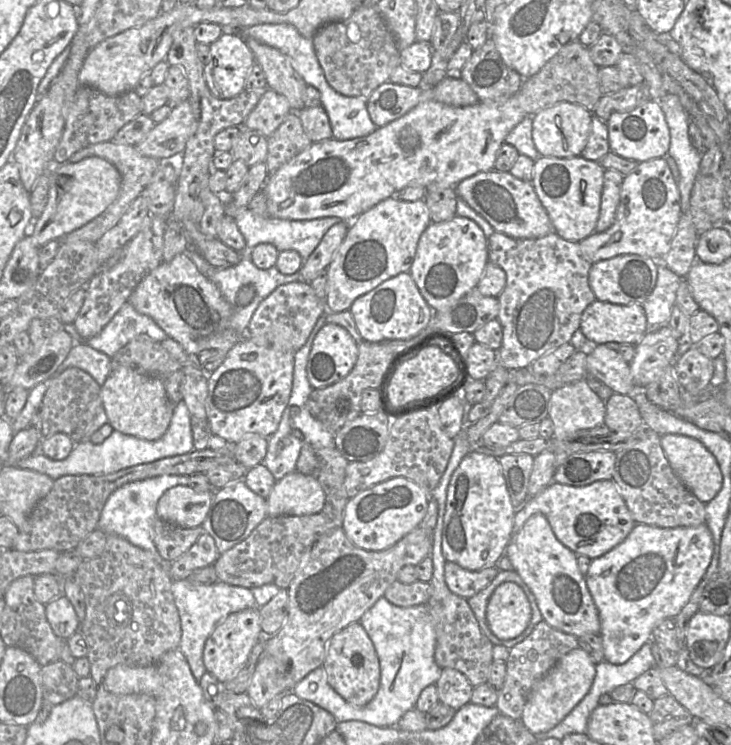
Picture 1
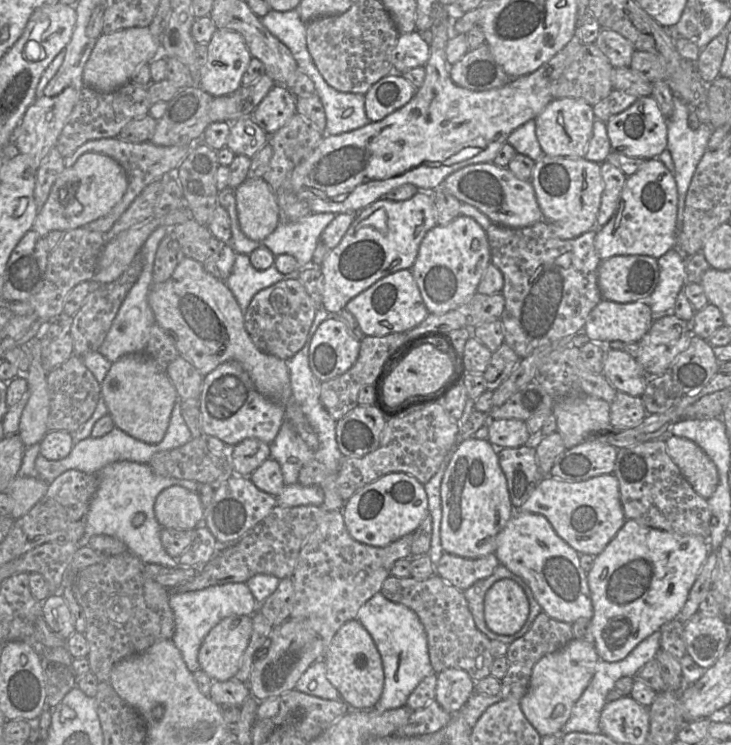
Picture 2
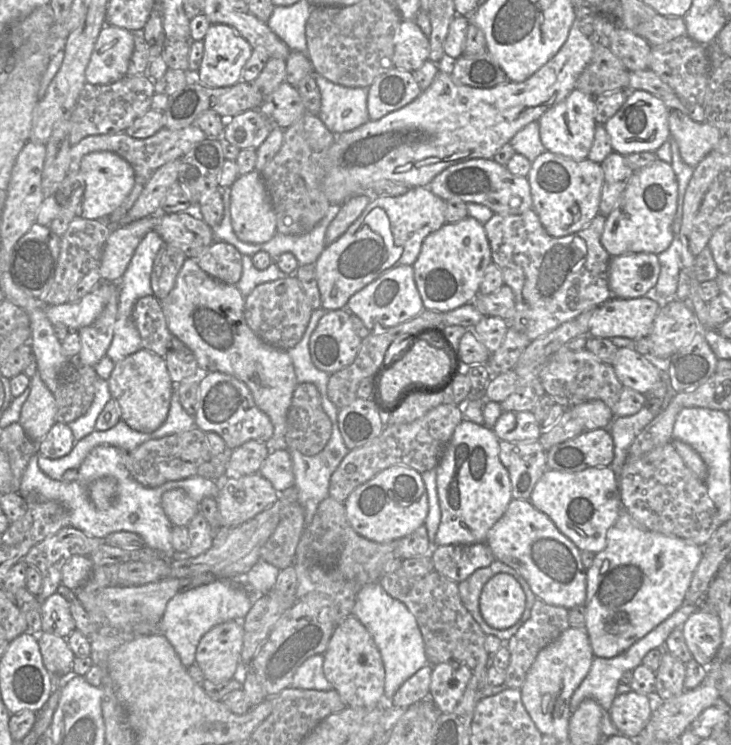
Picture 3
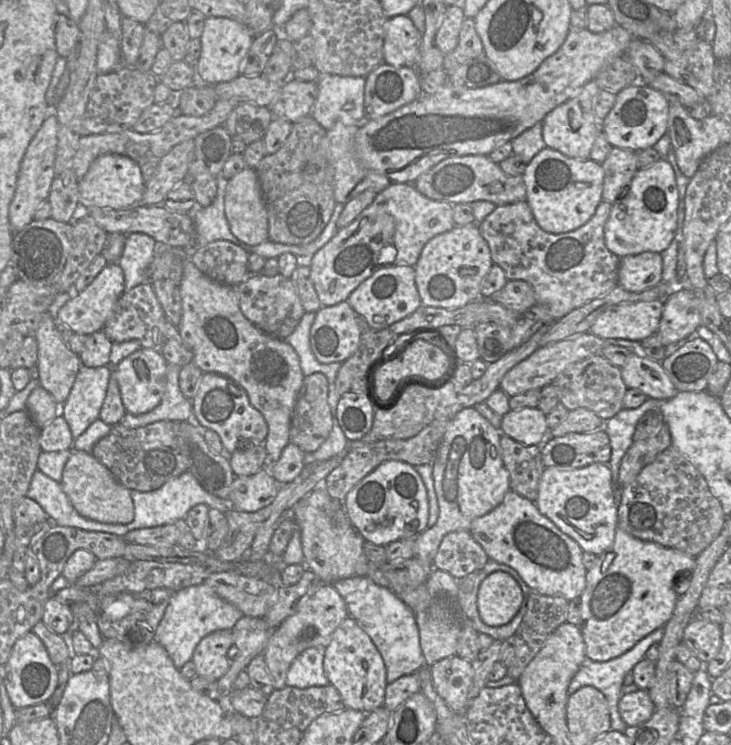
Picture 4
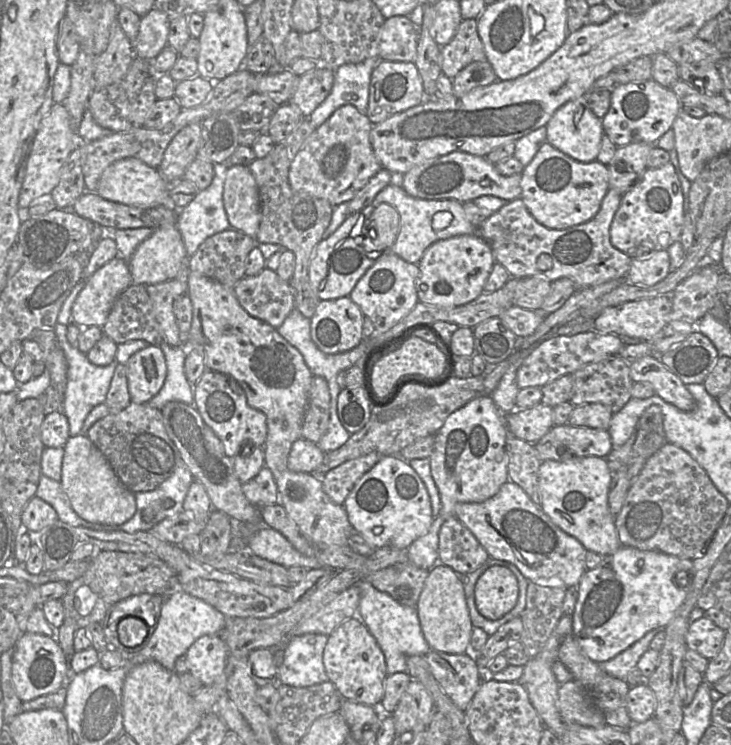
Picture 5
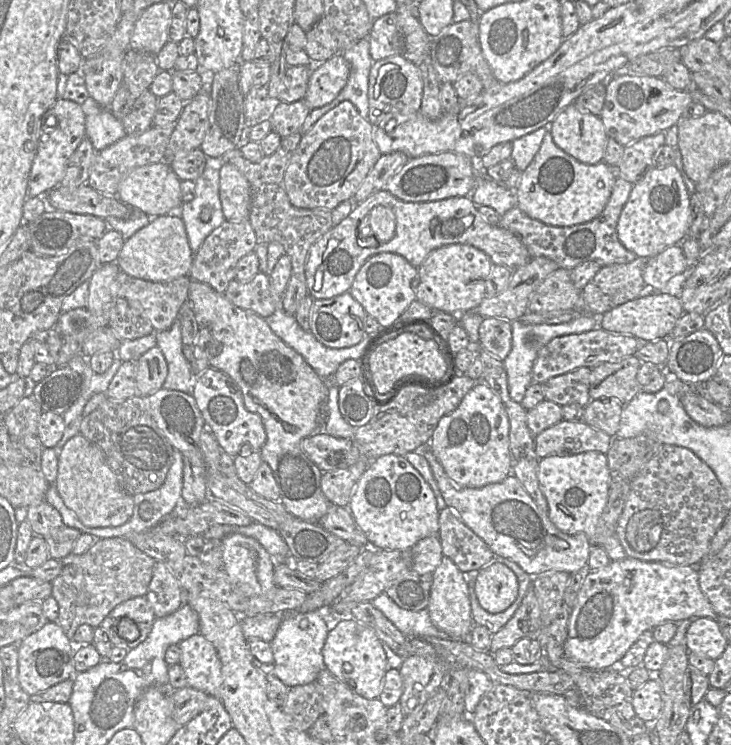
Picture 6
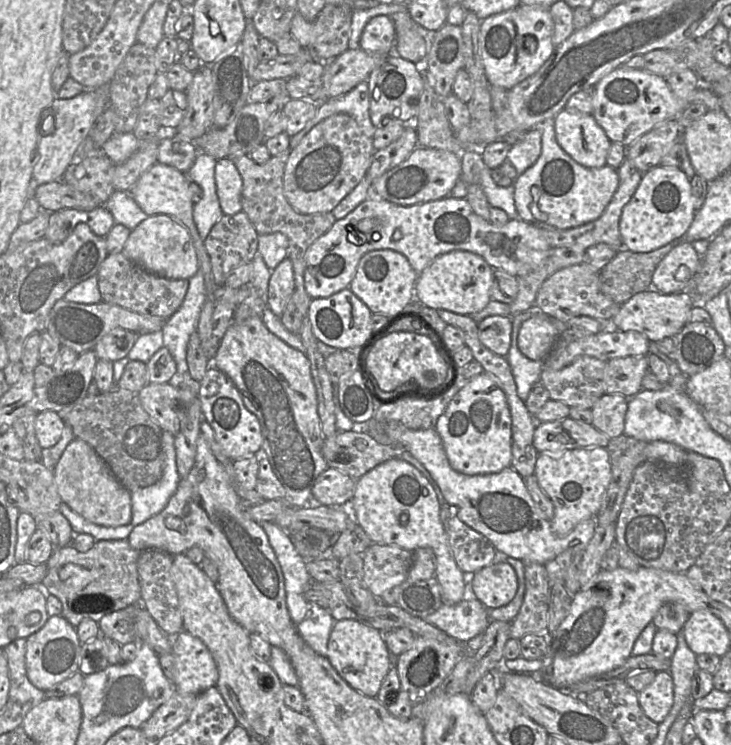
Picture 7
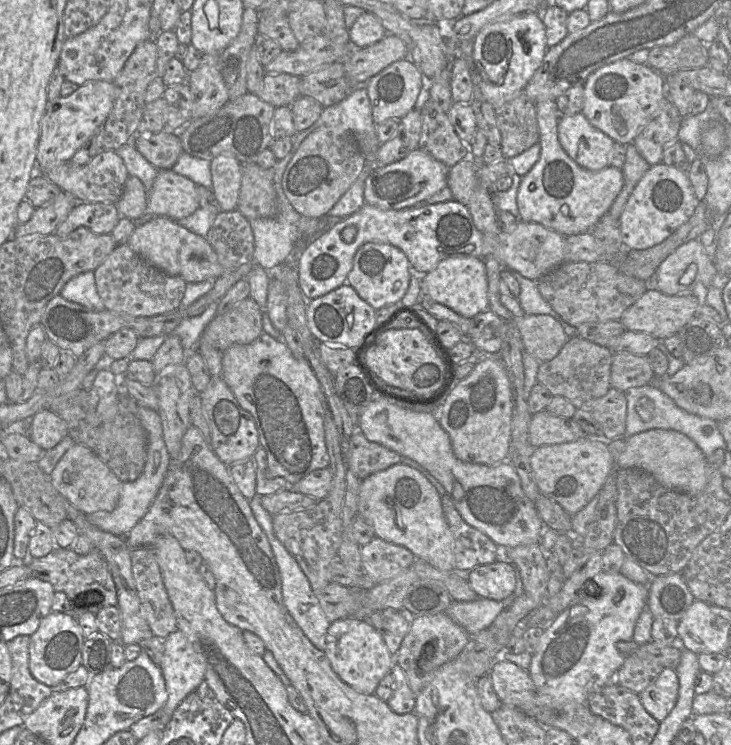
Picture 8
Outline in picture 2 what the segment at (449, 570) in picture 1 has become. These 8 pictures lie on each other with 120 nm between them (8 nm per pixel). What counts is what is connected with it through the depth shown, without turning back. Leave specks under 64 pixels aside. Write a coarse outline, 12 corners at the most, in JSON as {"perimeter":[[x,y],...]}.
{"perimeter":[[444,552],[435,574],[465,591],[489,577],[495,553],[465,558]]}

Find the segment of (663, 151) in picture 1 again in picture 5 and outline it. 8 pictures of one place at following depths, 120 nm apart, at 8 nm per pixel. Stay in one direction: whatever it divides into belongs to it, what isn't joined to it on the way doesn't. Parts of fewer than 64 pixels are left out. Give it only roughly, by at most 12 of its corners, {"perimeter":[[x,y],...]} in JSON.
{"perimeter":[[653,79],[616,85],[601,119],[617,146],[656,144],[682,105]]}

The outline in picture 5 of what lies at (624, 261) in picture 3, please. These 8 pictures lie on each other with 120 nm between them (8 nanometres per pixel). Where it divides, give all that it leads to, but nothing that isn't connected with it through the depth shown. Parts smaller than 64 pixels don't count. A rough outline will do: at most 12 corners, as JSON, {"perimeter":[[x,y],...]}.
{"perimeter":[[668,251],[632,259],[625,281],[653,286],[671,271]]}

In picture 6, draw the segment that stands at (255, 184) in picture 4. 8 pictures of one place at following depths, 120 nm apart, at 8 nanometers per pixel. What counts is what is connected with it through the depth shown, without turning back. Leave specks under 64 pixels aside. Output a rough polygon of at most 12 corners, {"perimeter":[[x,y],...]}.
{"perimeter":[[230,163],[220,169],[227,221],[249,220],[249,182]]}

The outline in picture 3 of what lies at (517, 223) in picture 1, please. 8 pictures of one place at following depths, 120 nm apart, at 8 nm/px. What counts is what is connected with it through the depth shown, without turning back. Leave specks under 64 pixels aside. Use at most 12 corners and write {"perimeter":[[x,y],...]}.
{"perimeter":[[491,159],[449,166],[429,189],[499,215],[533,209],[526,176]]}

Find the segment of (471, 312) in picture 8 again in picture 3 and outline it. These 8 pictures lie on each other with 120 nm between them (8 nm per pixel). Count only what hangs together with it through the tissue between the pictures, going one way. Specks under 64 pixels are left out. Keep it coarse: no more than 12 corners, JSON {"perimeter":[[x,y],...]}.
{"perimeter":[[470,216],[424,239],[412,265],[424,308],[470,303],[491,262]]}

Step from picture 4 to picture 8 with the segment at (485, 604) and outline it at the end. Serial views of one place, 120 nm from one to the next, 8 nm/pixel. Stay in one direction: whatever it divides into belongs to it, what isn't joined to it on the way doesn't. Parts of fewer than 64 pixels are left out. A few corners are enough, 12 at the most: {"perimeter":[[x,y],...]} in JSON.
{"perimeter":[[495,561],[470,570],[479,598],[503,601],[514,593],[512,563]]}

